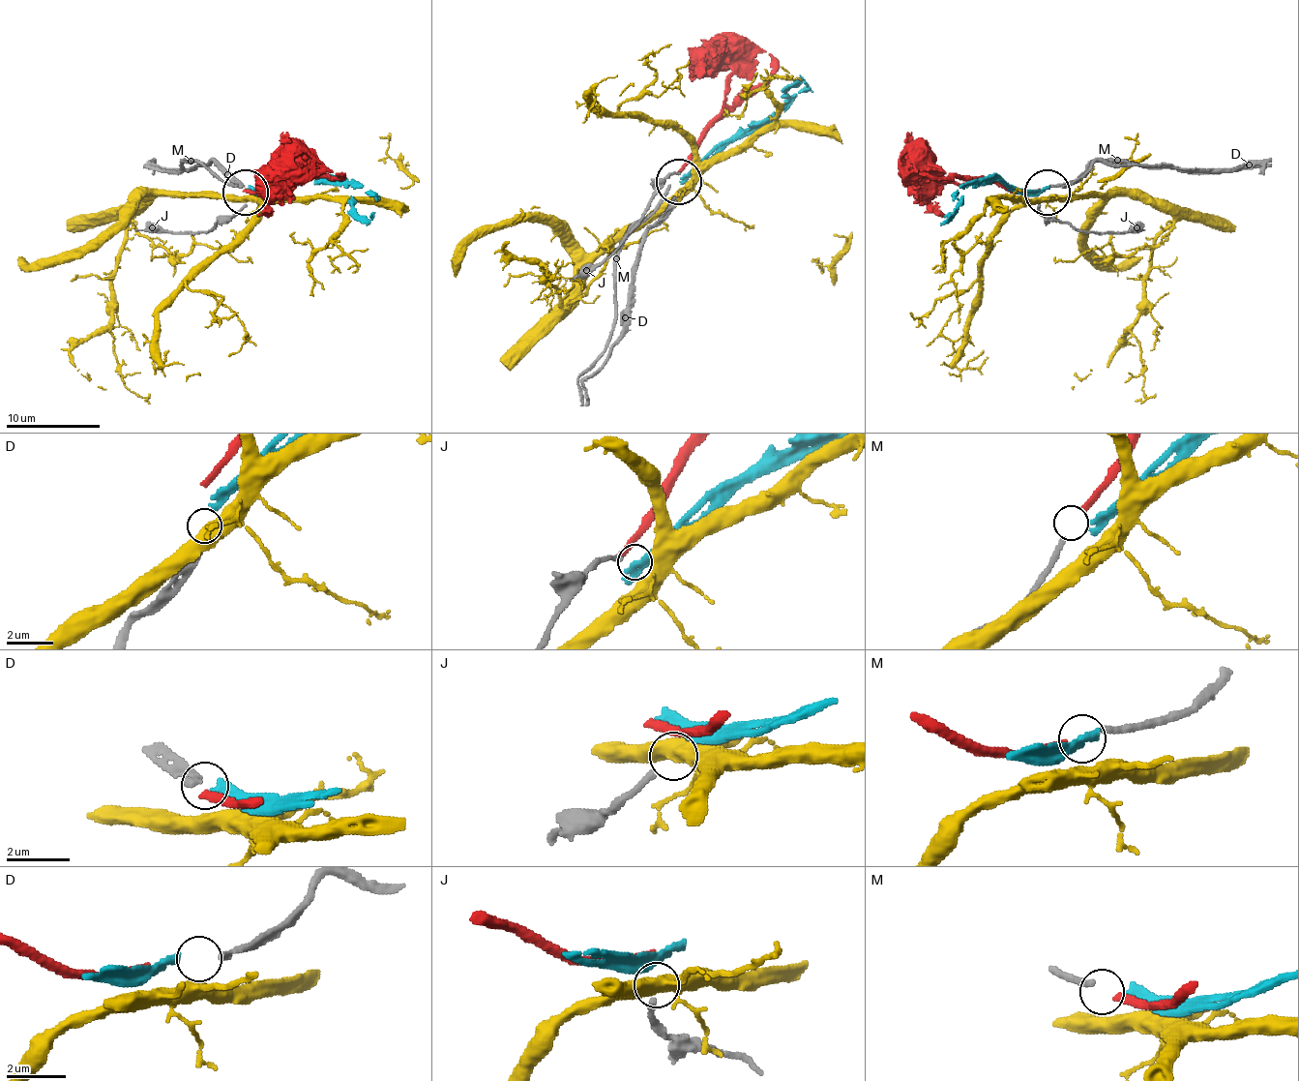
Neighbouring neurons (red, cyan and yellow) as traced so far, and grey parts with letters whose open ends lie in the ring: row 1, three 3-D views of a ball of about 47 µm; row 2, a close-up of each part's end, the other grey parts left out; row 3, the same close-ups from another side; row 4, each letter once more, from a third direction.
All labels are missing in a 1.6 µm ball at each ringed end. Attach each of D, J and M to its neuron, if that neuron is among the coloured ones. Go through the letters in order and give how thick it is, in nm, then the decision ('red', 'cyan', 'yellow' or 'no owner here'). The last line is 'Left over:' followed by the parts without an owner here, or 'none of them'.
D: 240 nm | cyan
J: 200 nm | no owner here
M: 240 nm | red
Left over: J

